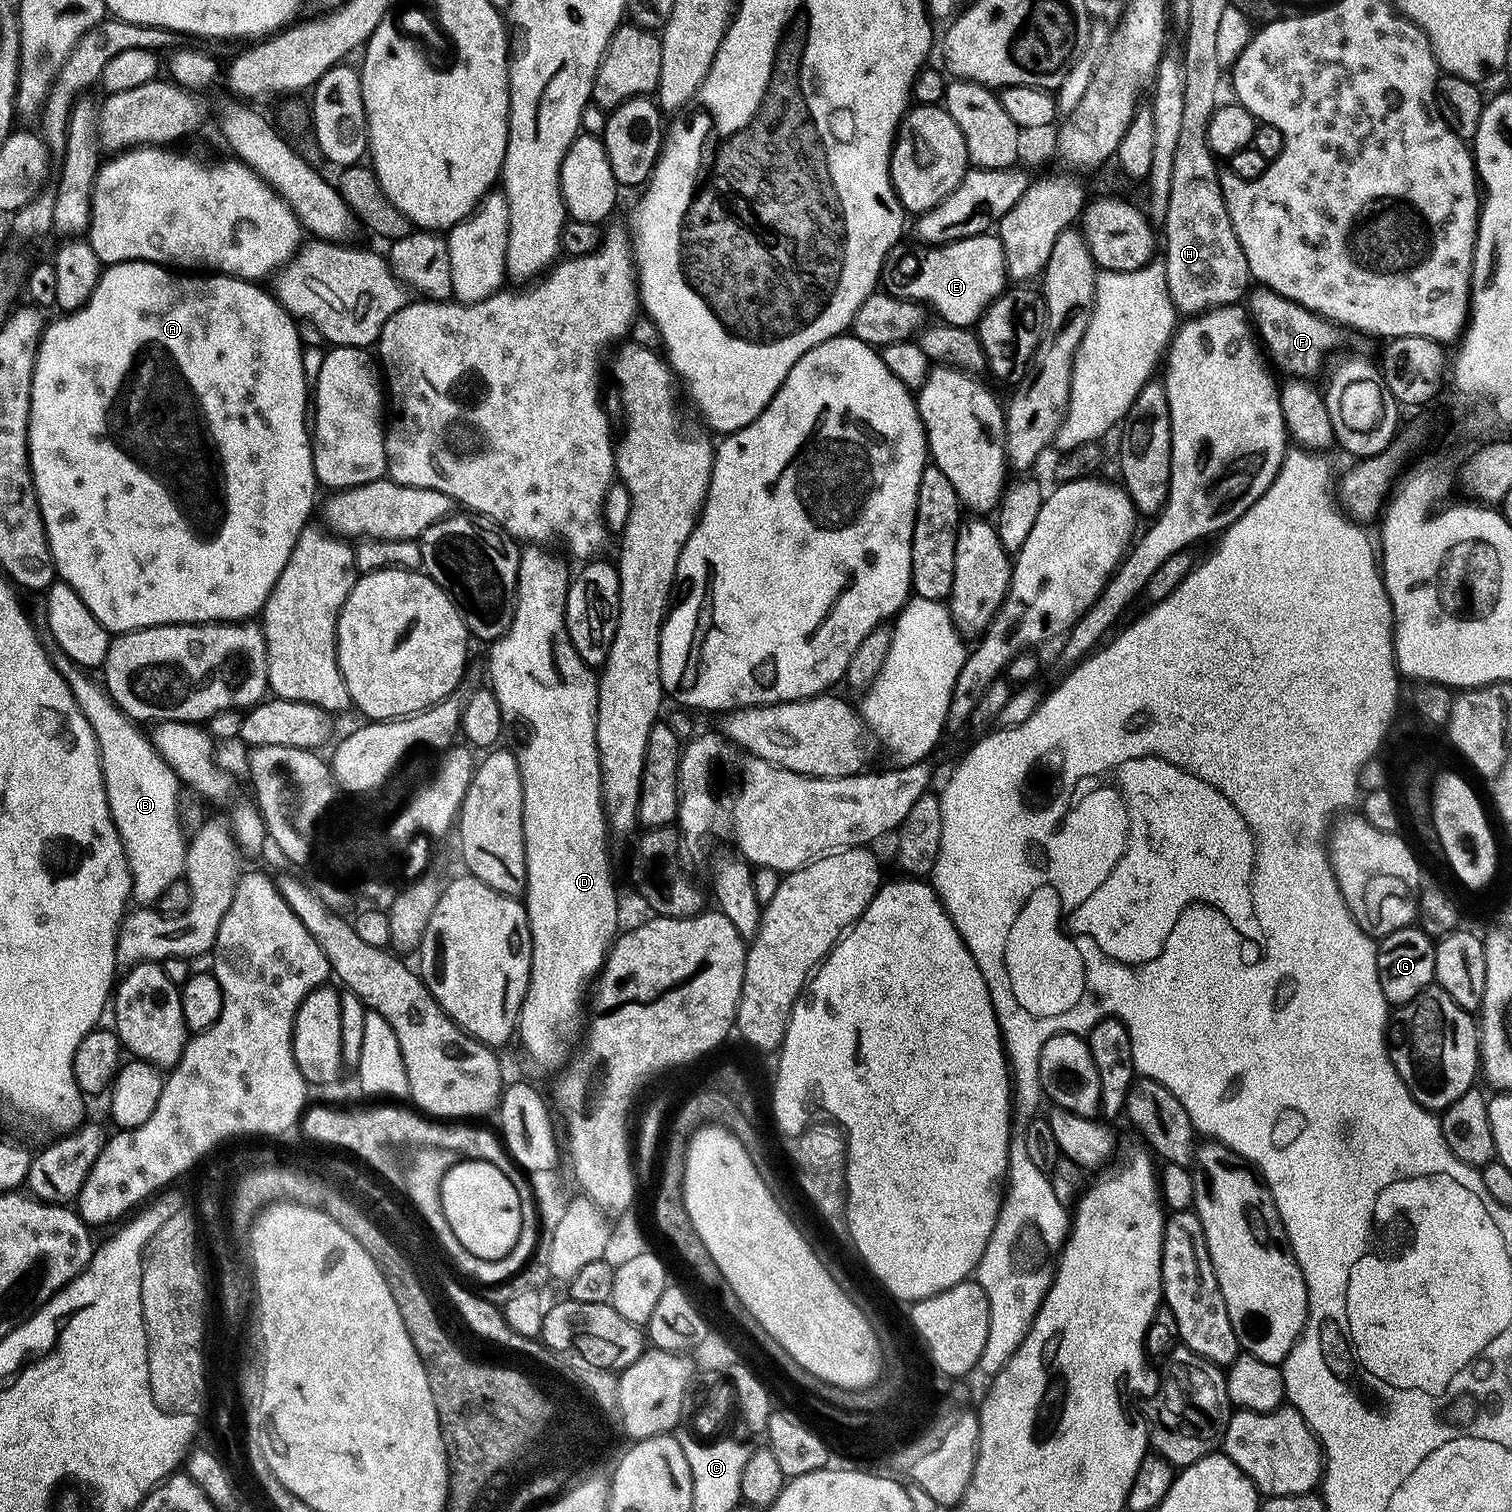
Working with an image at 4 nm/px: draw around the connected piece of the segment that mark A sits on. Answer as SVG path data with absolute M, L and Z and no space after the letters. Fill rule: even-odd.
M131 260L121 264L105 267L100 273L100 281L90 294L90 298L77 312L61 315L47 325L44 335L40 337L40 345L36 351L36 361L32 371L32 389L30 390L30 418L28 419L28 457L32 467L32 481L38 498L38 506L44 523L44 533L50 546L50 554L56 563L57 577L63 583L75 590L78 598L86 602L90 614L98 618L98 622L109 634L133 632L139 628L157 628L159 624L215 624L217 622L244 622L255 614L263 613L264 603L272 592L274 582L278 582L278 574L286 566L290 558L290 550L298 542L300 532L309 523L308 515L312 512L312 503L316 500L318 481L314 470L312 457L312 437L310 424L304 419L310 416L310 380L304 377L304 352L300 339L300 328L293 316L285 310L275 295L268 292L259 283L242 280L238 276L223 274L185 274L180 270L173 270L163 264L152 264L148 260Z

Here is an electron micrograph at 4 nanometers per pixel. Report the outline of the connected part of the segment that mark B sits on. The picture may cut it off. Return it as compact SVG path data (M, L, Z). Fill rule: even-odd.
M68 662L60 668L62 678L70 686L74 694L74 702L86 714L90 726L98 742L100 761L104 767L104 785L106 786L107 804L110 806L111 816L116 823L119 837L122 838L126 850L128 865L131 868L132 894L134 901L138 896L155 896L160 900L165 891L185 873L185 858L187 856L187 837L180 825L178 802L180 797L180 783L176 771L167 766L158 765L156 749L152 747L151 739L139 732L137 725L129 720L121 708L116 707L112 697L108 695L103 683L91 680L87 671Z

